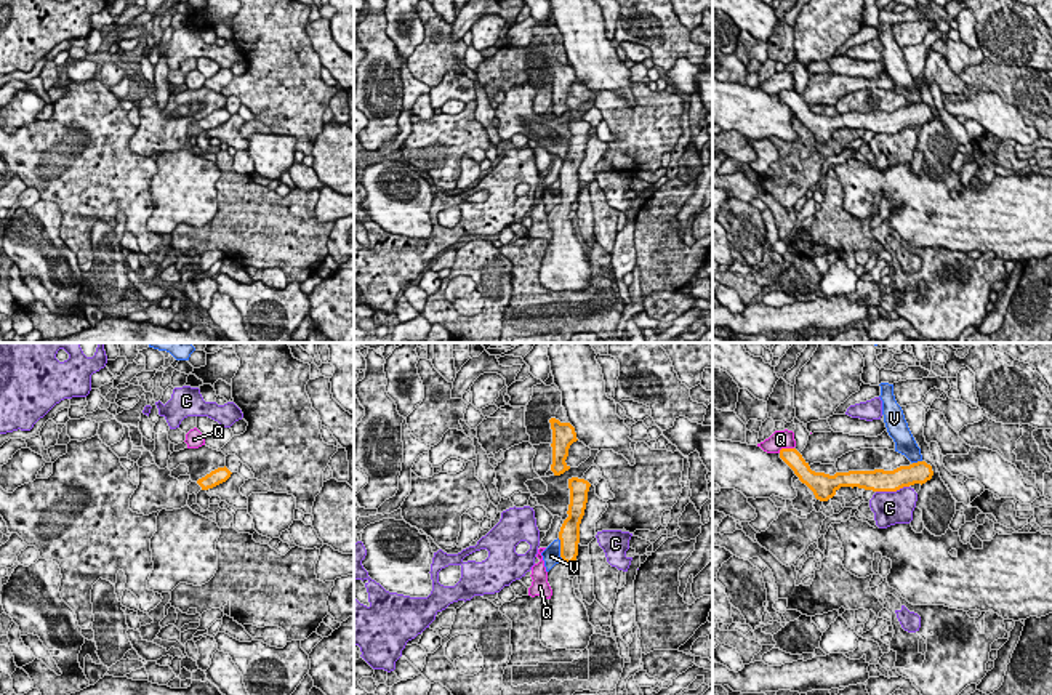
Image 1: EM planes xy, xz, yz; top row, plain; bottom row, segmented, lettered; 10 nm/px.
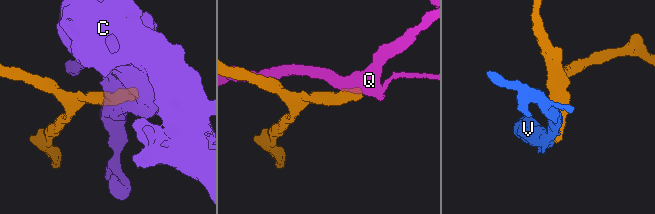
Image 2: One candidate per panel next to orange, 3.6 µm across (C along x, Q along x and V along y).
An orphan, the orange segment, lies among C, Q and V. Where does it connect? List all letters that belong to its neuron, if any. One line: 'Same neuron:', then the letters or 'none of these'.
Same neuron: none of these

